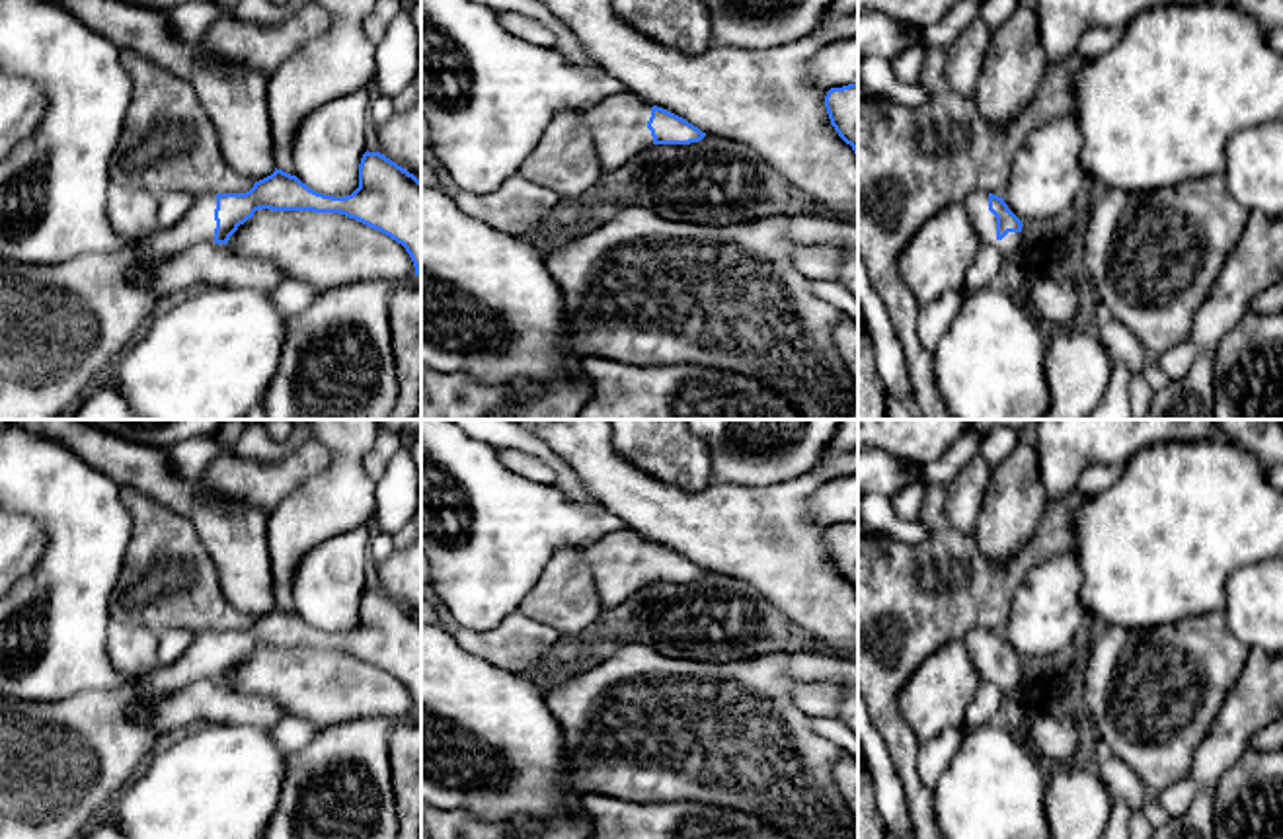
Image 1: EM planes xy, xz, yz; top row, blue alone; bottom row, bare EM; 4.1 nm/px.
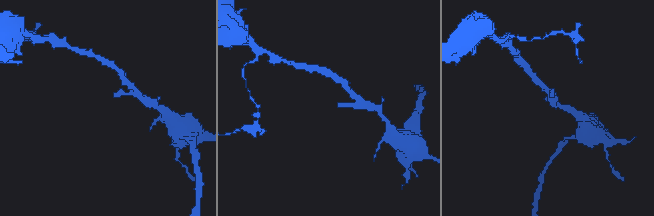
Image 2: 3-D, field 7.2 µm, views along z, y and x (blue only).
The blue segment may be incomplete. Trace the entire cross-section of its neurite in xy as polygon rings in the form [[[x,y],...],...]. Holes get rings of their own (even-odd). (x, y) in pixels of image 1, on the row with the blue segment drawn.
[[[365,152],[359,187],[345,197],[310,189],[296,176],[277,170],[246,193],[205,193],[187,215],[166,230],[133,242],[115,254],[84,254],[57,265],[23,265],[0,258],[0,420],[62,420],[111,371],[115,359],[152,320],[160,297],[136,283],[136,263],[154,265],[197,244],[228,244],[230,236],[259,209],[339,213],[390,236],[409,254],[421,275],[421,181],[380,152]]]

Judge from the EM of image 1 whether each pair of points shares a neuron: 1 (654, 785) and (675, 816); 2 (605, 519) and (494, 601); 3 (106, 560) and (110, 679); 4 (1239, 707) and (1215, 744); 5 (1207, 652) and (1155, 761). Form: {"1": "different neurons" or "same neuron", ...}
{"1": "different neurons", "2": "same neuron", "3": "same neuron", "4": "same neuron", "5": "same neuron"}

